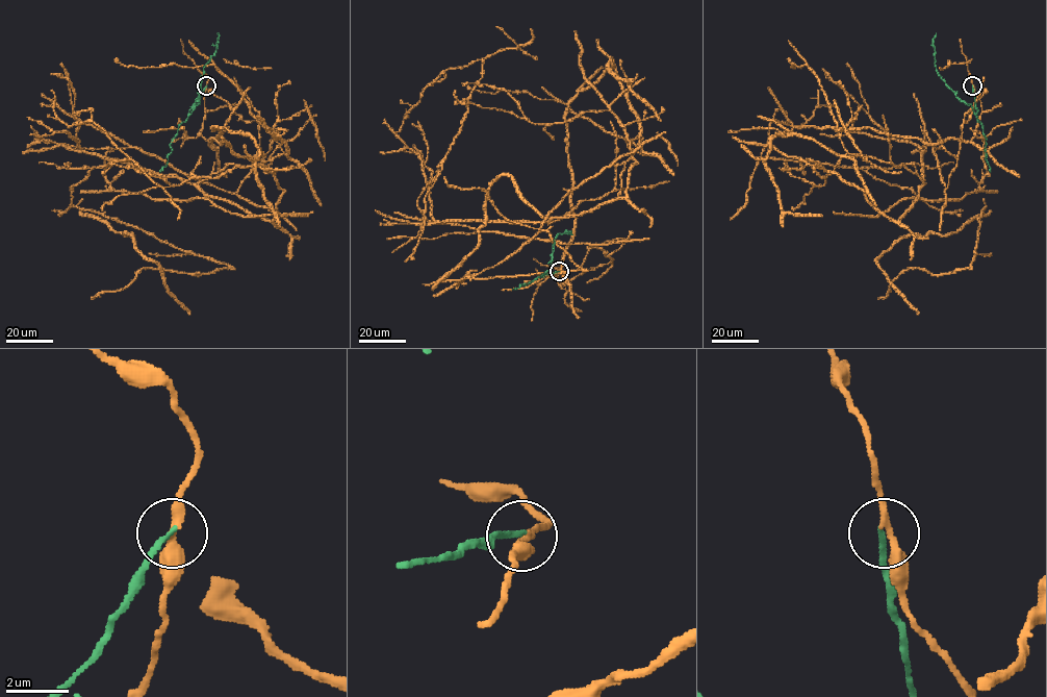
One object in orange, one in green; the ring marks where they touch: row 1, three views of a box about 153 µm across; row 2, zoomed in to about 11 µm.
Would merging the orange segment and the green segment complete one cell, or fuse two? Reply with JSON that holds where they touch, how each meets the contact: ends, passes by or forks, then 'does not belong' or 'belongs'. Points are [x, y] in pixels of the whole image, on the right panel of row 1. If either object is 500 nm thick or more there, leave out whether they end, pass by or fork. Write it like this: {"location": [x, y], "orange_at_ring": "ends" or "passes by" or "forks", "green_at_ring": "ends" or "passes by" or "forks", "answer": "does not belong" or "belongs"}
{"location": [972, 85], "orange_at_ring": "passes by", "green_at_ring": "ends", "answer": "does not belong"}

